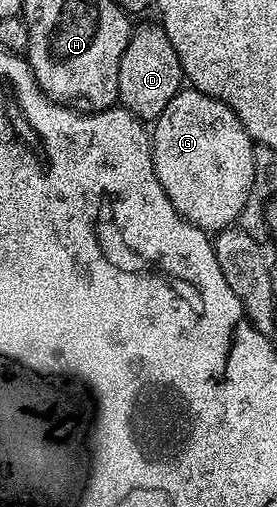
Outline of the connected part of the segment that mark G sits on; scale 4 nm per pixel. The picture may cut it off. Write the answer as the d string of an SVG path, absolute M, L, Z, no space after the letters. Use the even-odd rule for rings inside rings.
M182 88L151 126L153 167L171 204L200 230L228 230L245 213L255 180L254 141L223 100Z

